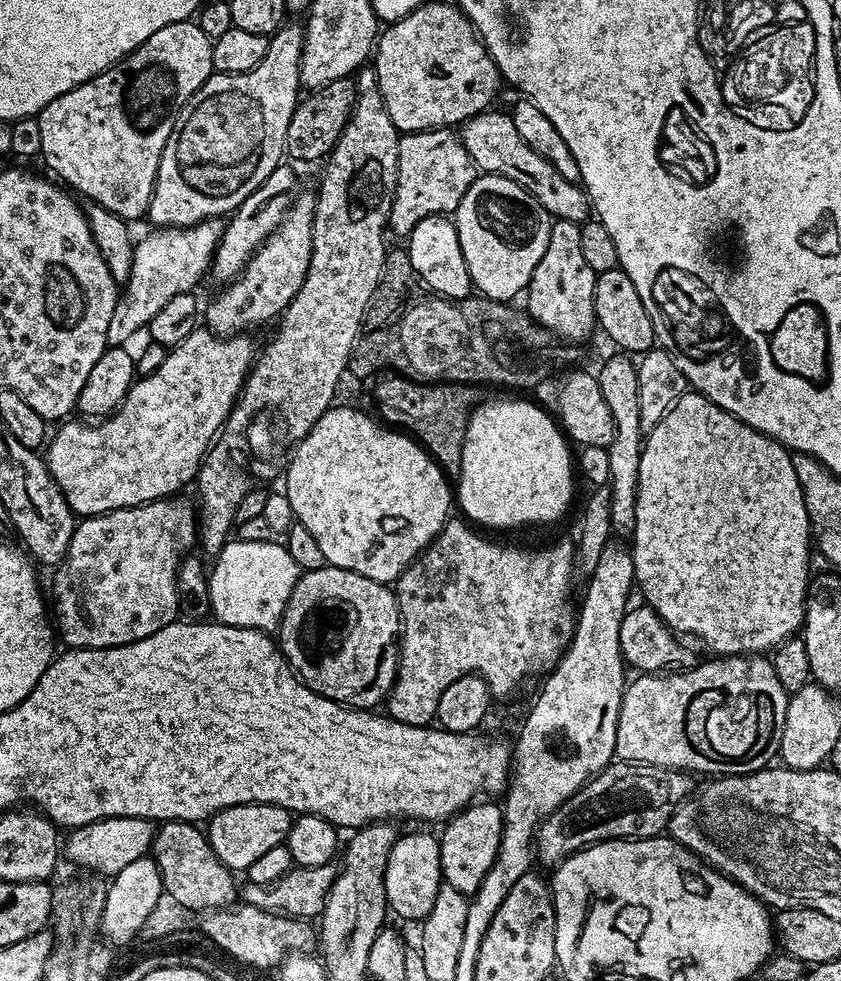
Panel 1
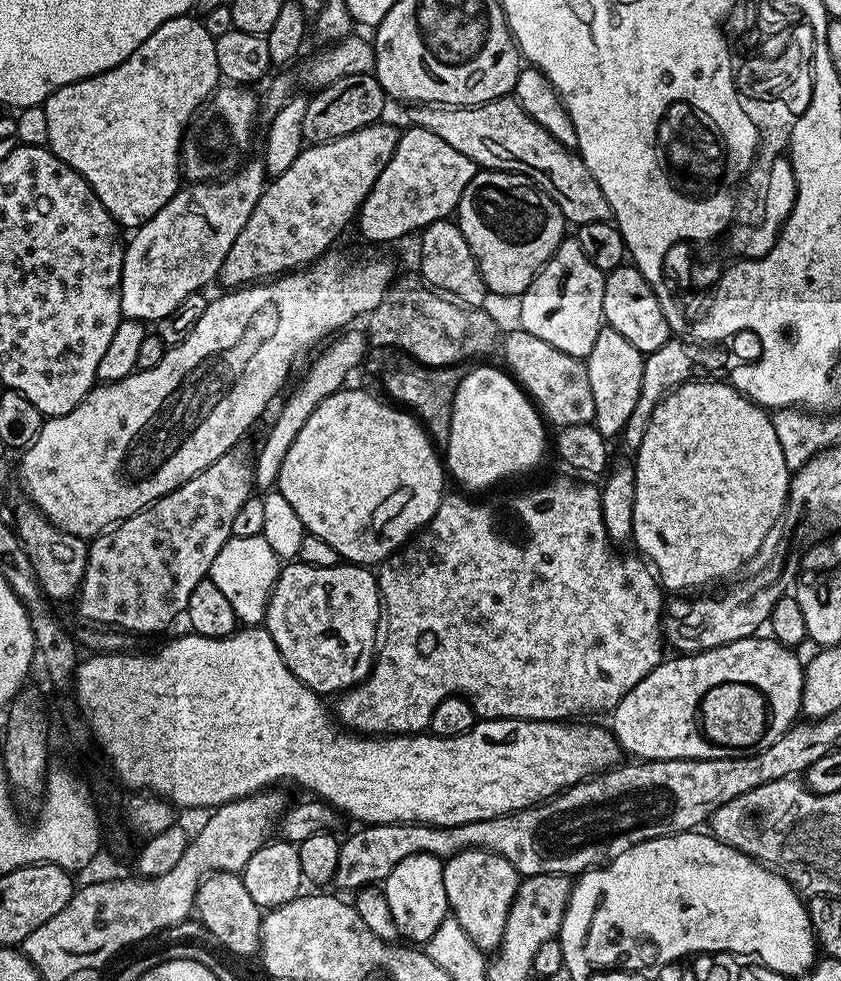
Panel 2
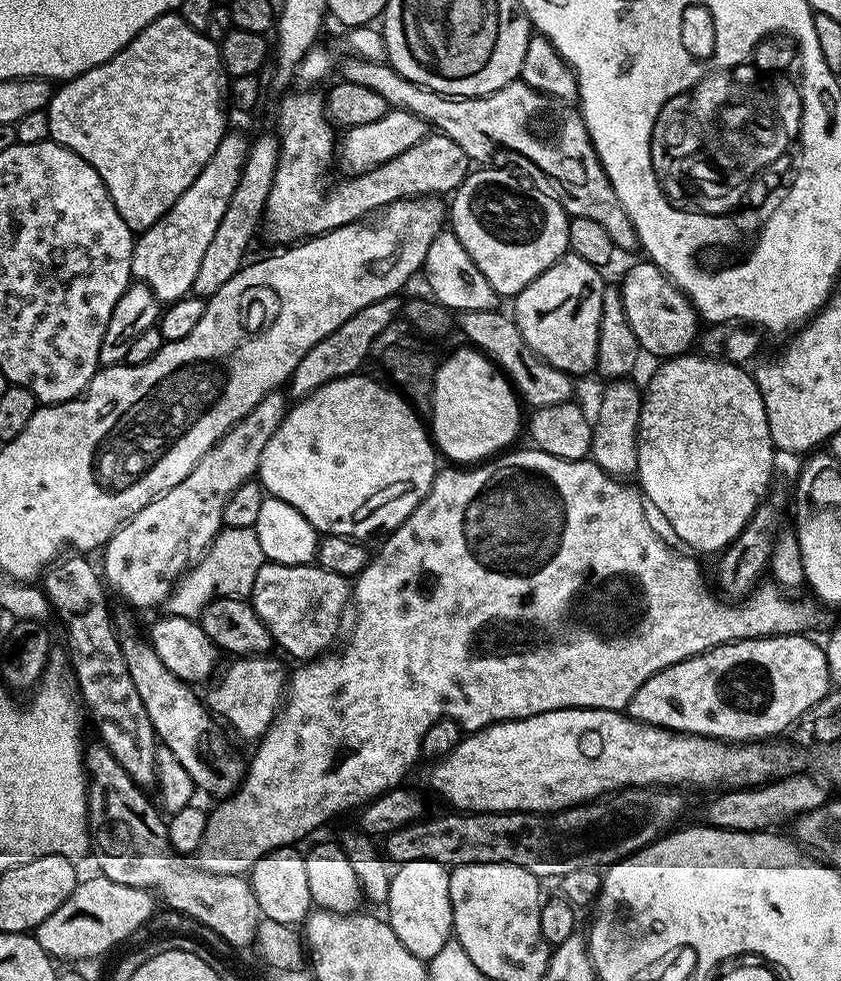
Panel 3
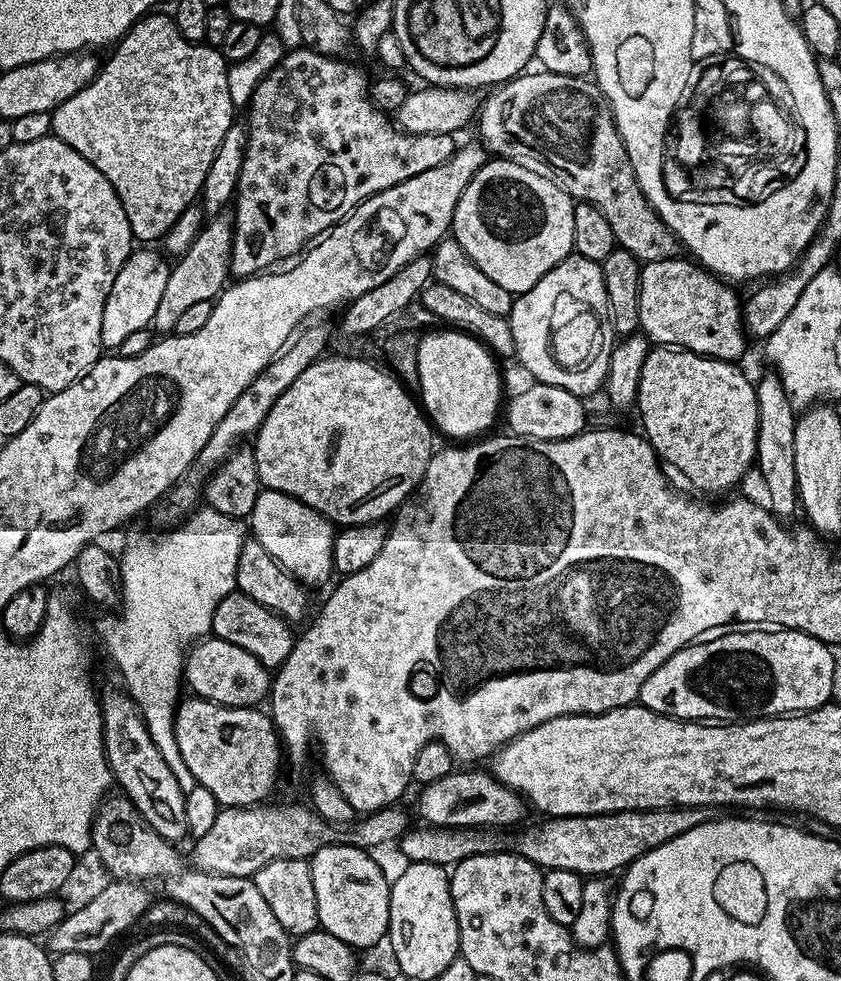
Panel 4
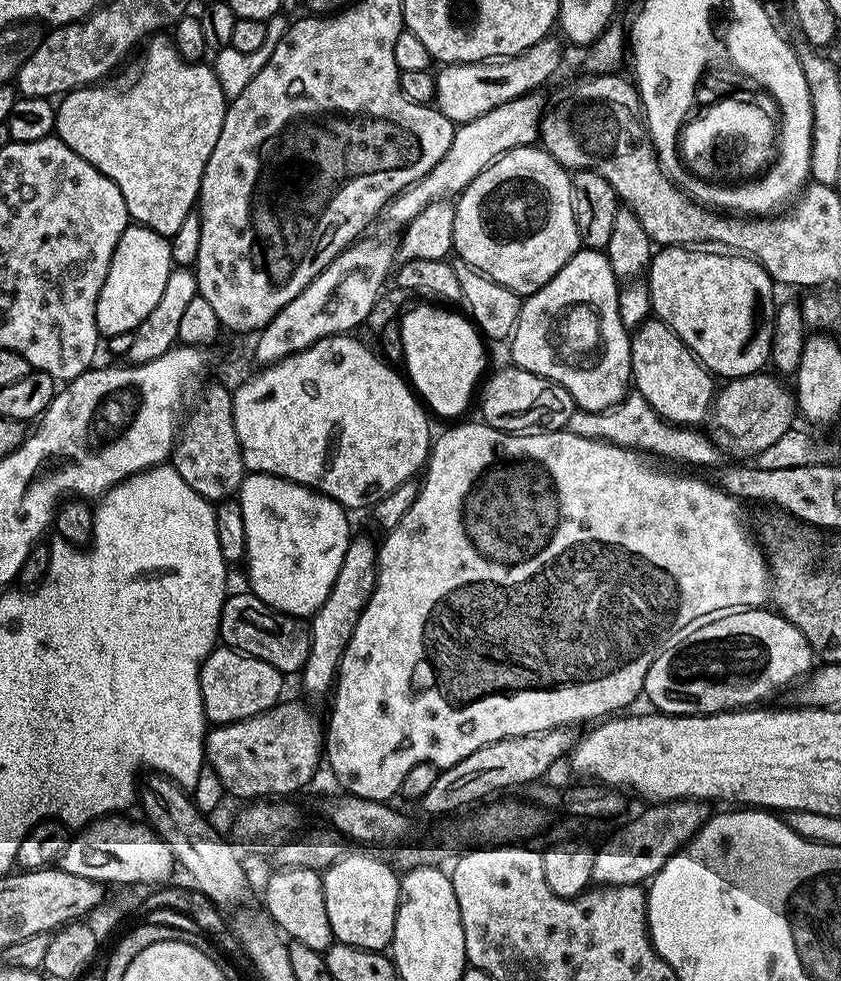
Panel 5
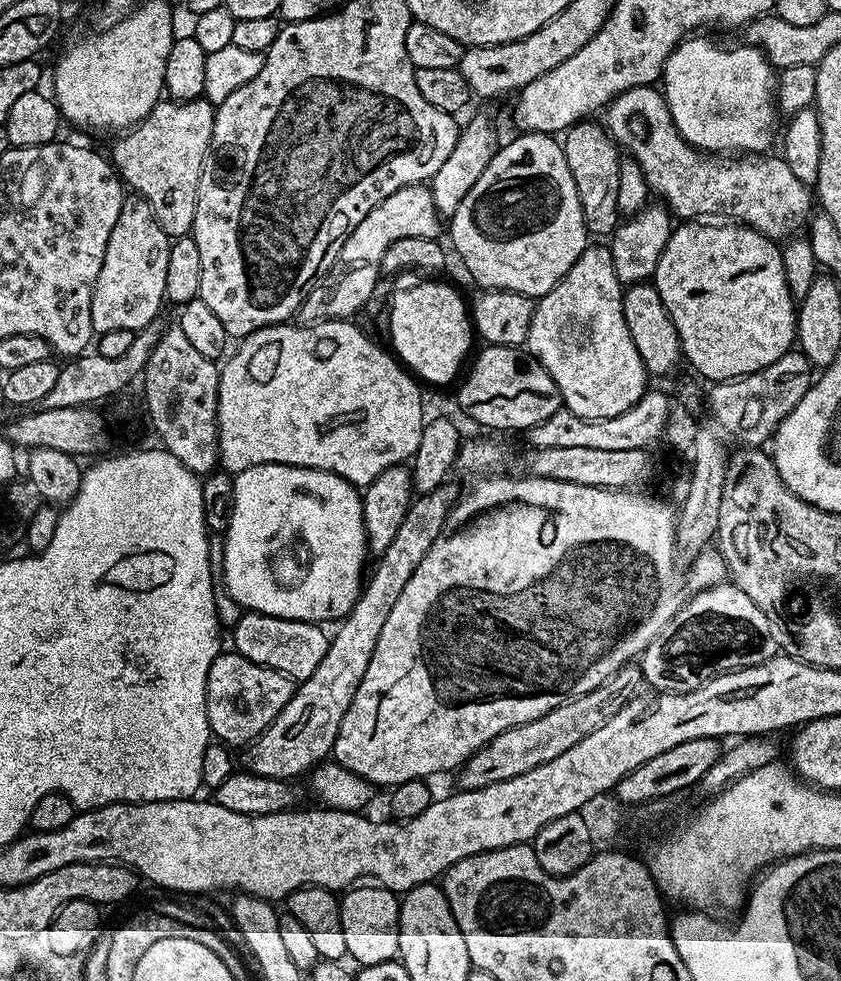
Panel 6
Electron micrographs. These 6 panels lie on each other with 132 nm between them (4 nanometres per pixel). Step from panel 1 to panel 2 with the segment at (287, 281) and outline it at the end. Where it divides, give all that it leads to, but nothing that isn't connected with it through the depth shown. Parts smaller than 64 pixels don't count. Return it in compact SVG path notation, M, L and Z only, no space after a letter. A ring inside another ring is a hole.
M377 122L362 130L354 130L354 134L334 138L325 144L308 144L300 151L298 158L294 158L291 166L265 183L262 198L258 198L258 206L254 206L254 214L250 214L246 226L242 226L242 234L234 238L234 246L230 246L230 254L226 254L220 267L218 280L225 284L225 289L235 290L267 282L307 268L331 249L328 247L343 234L344 227L357 219L361 204L370 194L374 182L378 182L384 167L392 161L400 144L401 129L384 123Z

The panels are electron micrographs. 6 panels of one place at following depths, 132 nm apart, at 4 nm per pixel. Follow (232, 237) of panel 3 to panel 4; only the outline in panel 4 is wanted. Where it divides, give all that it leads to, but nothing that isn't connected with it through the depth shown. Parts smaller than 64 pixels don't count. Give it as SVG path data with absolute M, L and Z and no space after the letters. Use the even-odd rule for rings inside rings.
M228 214L213 216L201 227L200 233L175 263L168 269L166 290L158 301L151 327L160 334L175 333L175 326L181 315L197 302L211 301L224 291L230 280L232 263L232 221ZM157 328L157 329L156 329Z

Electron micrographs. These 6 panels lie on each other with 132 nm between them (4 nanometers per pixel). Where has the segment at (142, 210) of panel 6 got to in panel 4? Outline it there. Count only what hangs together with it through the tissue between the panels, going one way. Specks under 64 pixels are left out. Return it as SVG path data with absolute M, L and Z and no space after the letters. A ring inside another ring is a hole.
M140 246L133 250L126 258L122 270L118 270L118 278L114 278L114 286L110 286L110 294L106 298L106 310L102 310L102 338L100 343L105 349L119 349L120 343L129 334L148 328L152 323L154 314L158 310L158 301L166 290L166 278L168 277L168 269L170 267L169 261L164 261L163 258L165 259L165 257L159 251L156 253L152 248L155 247Z

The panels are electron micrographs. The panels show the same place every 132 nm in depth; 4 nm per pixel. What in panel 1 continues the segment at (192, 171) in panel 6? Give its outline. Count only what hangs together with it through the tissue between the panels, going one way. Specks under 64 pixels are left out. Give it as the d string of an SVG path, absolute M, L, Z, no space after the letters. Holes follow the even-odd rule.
M192 18L162 26L162 30L150 34L142 46L123 60L102 74L82 82L82 86L54 98L54 102L47 104L36 117L42 134L40 156L49 168L47 171L53 177L61 176L56 178L63 181L73 193L81 197L84 195L85 201L106 206L106 210L124 220L135 222L139 216L147 217L156 185L158 162L162 158L162 150L166 150L174 118L180 115L184 103L213 75L212 41Z

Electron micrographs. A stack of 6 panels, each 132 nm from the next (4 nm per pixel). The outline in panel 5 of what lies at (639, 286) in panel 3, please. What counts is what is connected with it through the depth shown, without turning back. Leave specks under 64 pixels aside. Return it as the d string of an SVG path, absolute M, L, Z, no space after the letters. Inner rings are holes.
M664 246L652 257L646 283L655 319L671 326L713 377L750 376L769 363L778 307L777 289L757 260L724 250Z

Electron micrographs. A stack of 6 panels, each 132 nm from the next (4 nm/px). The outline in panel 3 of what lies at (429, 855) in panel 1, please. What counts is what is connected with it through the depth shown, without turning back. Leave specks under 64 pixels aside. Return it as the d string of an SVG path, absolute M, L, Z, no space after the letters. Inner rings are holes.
M433 860L406 862L399 865L391 873L389 898L386 903L386 910L388 910L388 913L386 913L387 922L394 930L394 934L398 934L398 942L402 942L402 946L406 946L406 950L410 950L410 954L414 954L419 960L425 962L432 960L434 954L438 954L438 950L442 950L442 946L446 946L446 942L453 939L454 936L448 874L449 869L445 865Z

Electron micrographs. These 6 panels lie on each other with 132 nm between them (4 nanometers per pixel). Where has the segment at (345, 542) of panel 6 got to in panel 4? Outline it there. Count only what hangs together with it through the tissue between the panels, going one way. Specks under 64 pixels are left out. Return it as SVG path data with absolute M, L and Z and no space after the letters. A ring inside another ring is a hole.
M261 490L258 494L258 502L254 502L254 510L250 517L250 532L254 539L262 542L264 549L301 584L305 586L324 584L328 580L328 575L333 575L332 551L336 532L332 521L327 520L318 510L306 506L300 500L295 500L293 496Z

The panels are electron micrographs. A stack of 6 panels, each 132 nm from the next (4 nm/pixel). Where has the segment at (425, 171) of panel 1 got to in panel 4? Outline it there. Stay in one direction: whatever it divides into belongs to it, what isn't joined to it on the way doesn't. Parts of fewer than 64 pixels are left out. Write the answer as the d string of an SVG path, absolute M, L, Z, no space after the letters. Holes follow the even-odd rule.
M303 46L285 51L284 56L262 78L259 86L254 90L252 100L246 107L246 123L248 134L244 141L244 161L242 162L242 174L236 183L236 195L234 197L234 219L232 221L232 263L230 272L233 277L243 278L254 276L265 270L271 269L279 260L287 256L295 257L303 253L317 238L324 235L335 224L343 222L364 200L377 196L382 190L394 186L398 182L406 182L406 178L414 178L414 174L422 174L422 170L430 170L442 162L446 162L456 151L458 144L452 136L446 134L410 134L401 132L399 127L385 113L379 112L370 99L370 80L364 77L360 68L347 64L347 59L335 56L323 56L317 52L311 52Z

